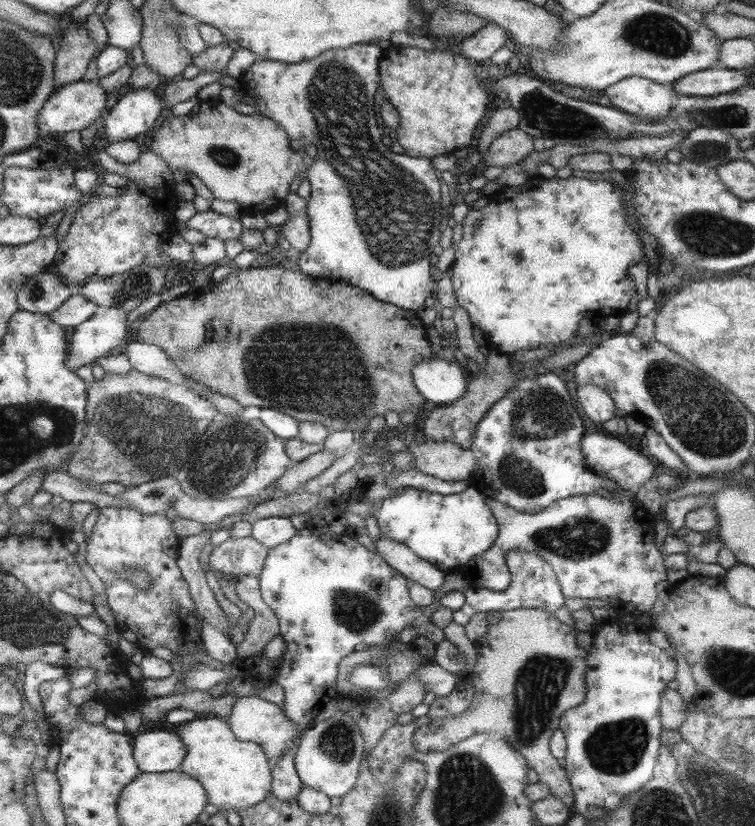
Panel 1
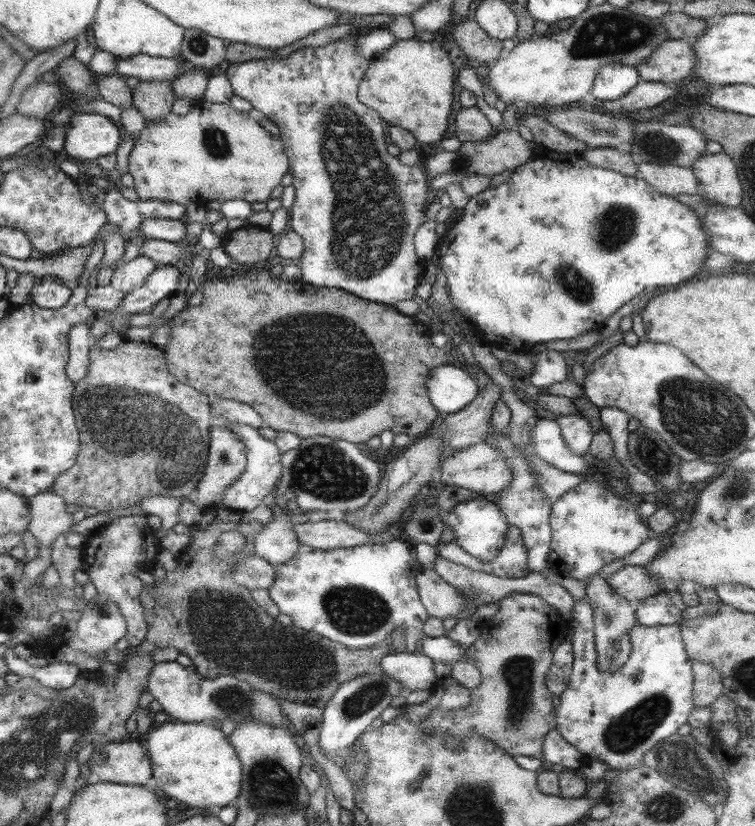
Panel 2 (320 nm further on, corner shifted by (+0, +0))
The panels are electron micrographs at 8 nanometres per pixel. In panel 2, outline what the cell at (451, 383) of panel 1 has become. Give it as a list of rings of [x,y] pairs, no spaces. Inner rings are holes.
[[[443,365],[431,371],[426,380],[429,397],[439,412],[461,412],[477,396],[475,380],[456,366]]]

